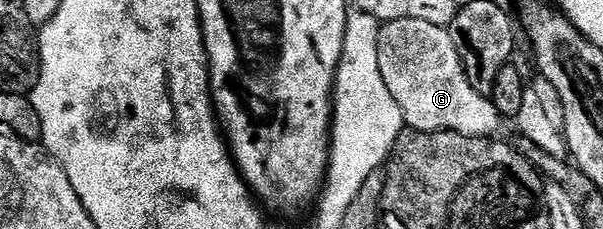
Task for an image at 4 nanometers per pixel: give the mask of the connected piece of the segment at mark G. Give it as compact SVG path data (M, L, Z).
M394 20L385 22L378 32L378 69L382 71L382 80L390 88L390 96L398 100L402 108L404 125L410 130L438 132L449 130L471 138L491 138L499 135L502 115L492 103L491 97L480 94L468 77L465 55L460 55L456 42L452 39L451 29L429 24L426 20Z

